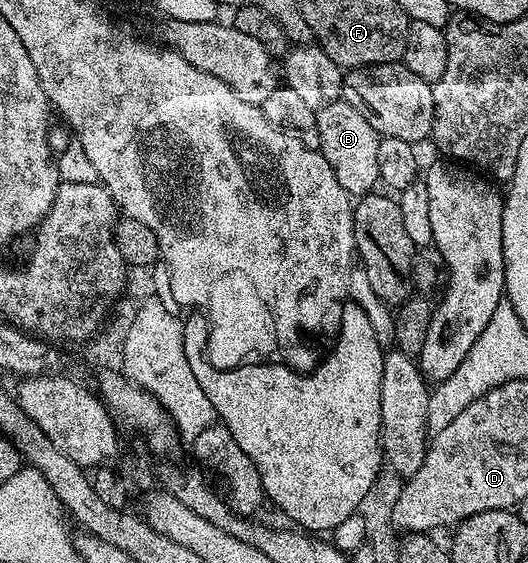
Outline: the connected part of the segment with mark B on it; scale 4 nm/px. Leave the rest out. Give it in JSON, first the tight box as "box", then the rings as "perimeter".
{"box":[315,97,381,197],"perimeter":[[[340,97],[329,105],[318,108],[315,120],[319,134],[317,150],[329,161],[333,173],[337,173],[337,181],[352,197],[372,194],[380,186],[379,170],[377,169],[377,145],[381,136],[357,113],[353,105]]]}

